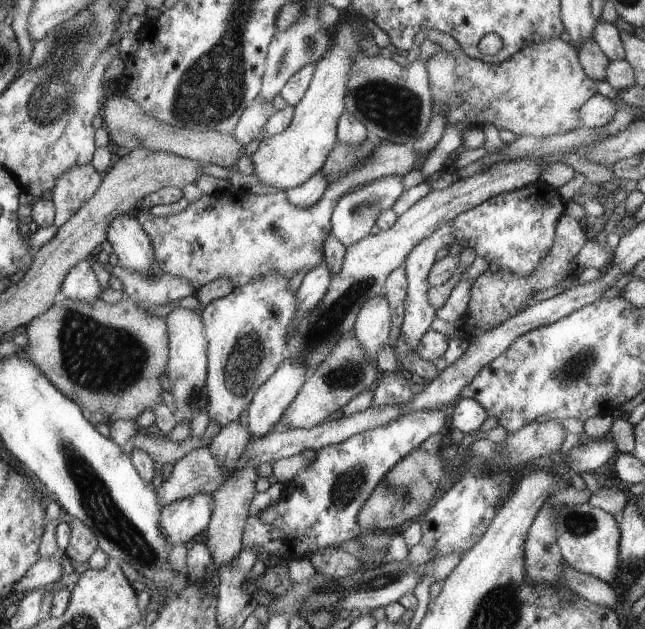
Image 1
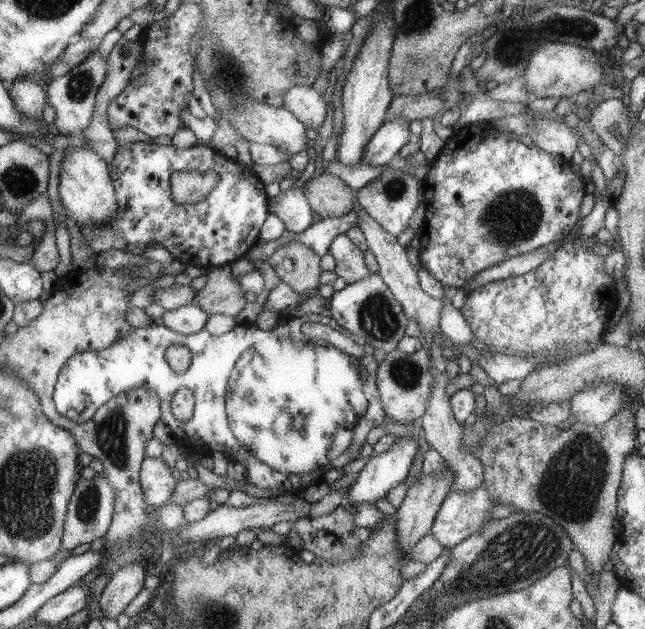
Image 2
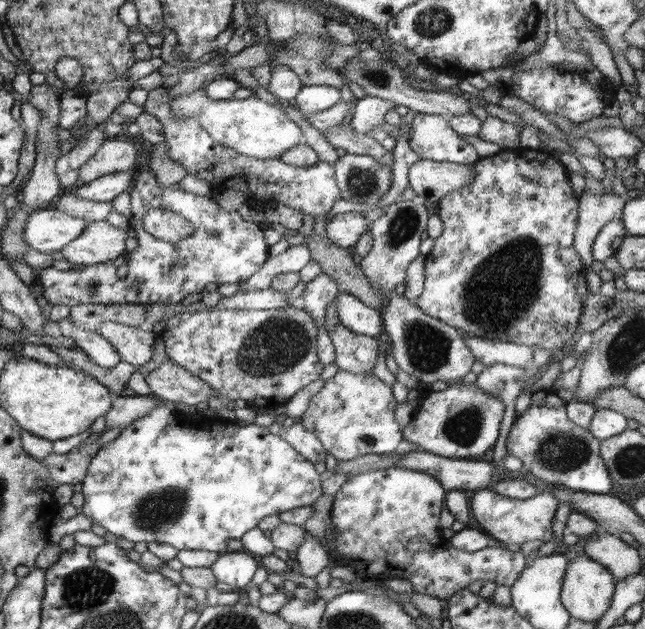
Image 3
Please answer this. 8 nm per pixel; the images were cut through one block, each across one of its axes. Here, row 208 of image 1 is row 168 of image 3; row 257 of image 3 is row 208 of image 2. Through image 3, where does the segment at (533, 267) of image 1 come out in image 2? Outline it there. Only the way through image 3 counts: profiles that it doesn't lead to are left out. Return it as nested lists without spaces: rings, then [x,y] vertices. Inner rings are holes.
[[[490,122],[468,124],[453,133],[440,156],[430,164],[421,189],[426,206],[424,224],[419,232],[421,265],[438,282],[455,291],[466,288],[473,276],[487,268],[562,242],[580,220],[580,200],[586,196],[584,180],[563,156],[538,147],[528,148],[519,136],[501,131]]]

